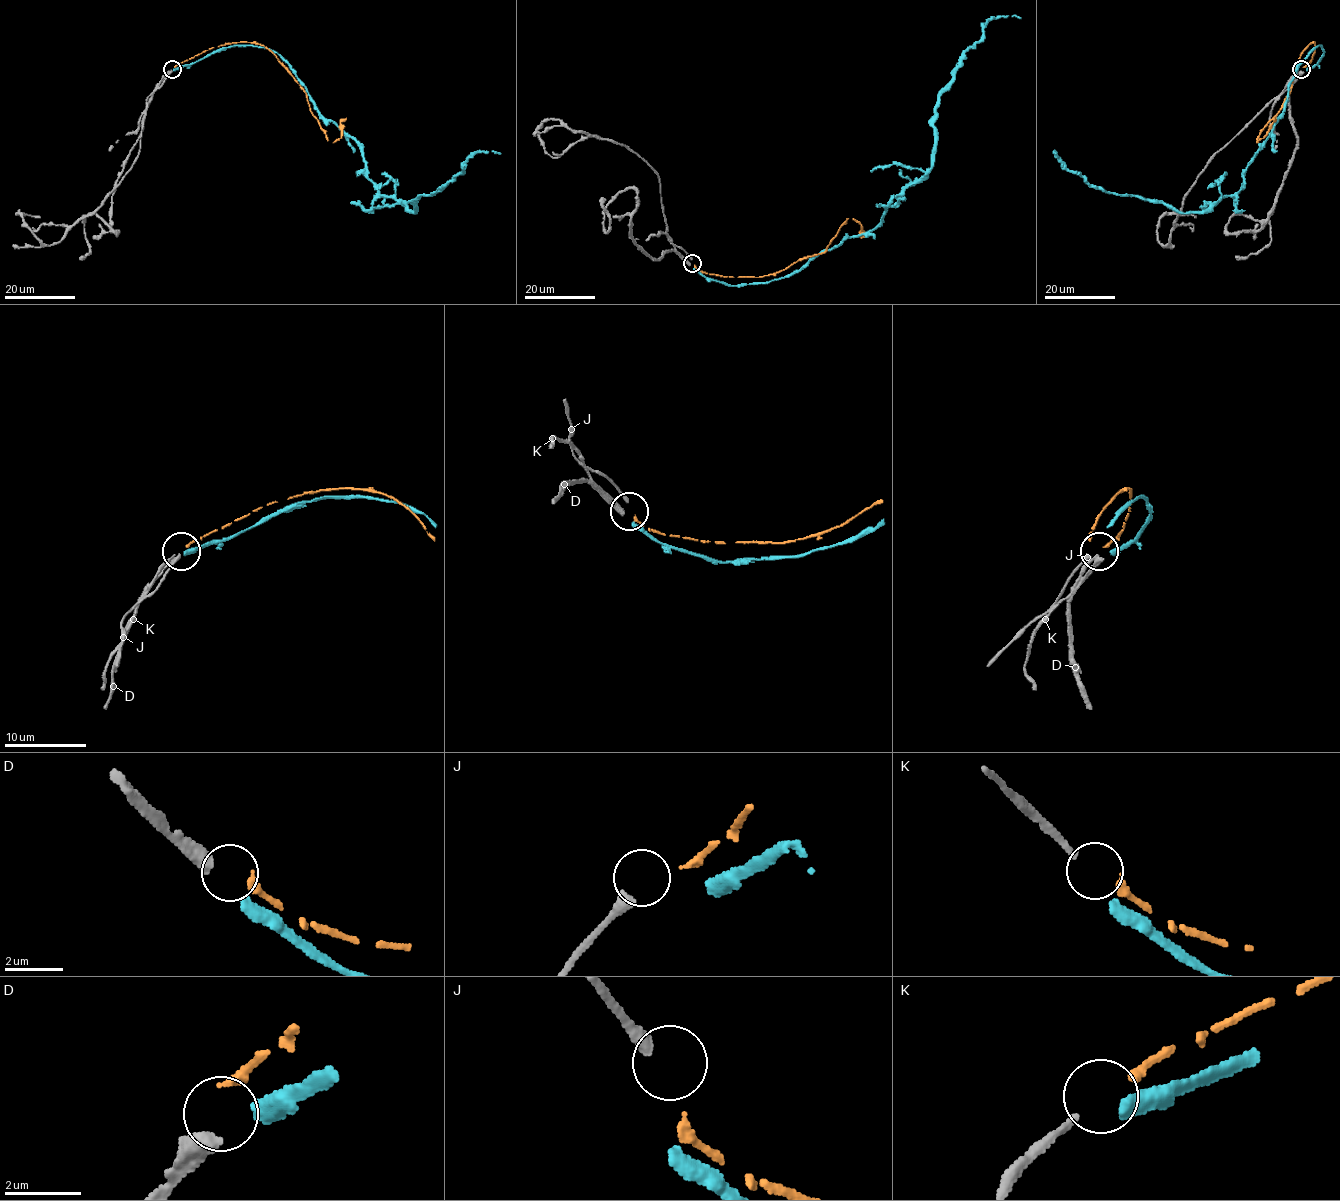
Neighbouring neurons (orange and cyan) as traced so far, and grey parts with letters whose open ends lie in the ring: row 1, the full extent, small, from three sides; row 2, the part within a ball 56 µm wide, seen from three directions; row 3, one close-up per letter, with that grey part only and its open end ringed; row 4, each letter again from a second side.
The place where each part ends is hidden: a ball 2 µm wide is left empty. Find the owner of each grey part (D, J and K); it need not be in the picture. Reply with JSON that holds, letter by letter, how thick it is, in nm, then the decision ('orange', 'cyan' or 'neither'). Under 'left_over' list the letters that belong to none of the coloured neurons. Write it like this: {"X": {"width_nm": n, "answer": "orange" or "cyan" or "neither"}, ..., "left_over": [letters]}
{"D": {"width_nm": 550, "answer": "cyan"}, "J": {"width_nm": 360, "answer": "neither"}, "K": {"width_nm": 190, "answer": "orange"}, "left_over": ["J"]}

